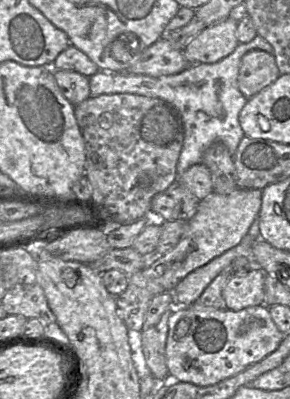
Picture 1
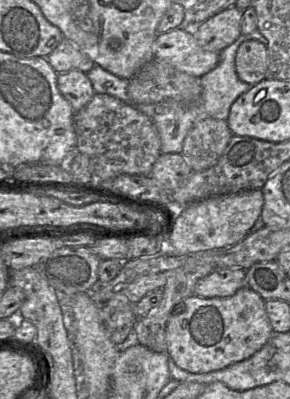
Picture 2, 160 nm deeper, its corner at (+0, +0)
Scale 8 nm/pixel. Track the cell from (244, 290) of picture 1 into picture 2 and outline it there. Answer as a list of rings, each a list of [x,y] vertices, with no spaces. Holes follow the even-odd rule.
[[[218,268],[199,280],[194,295],[202,298],[225,298],[234,295],[246,285],[246,270]]]

